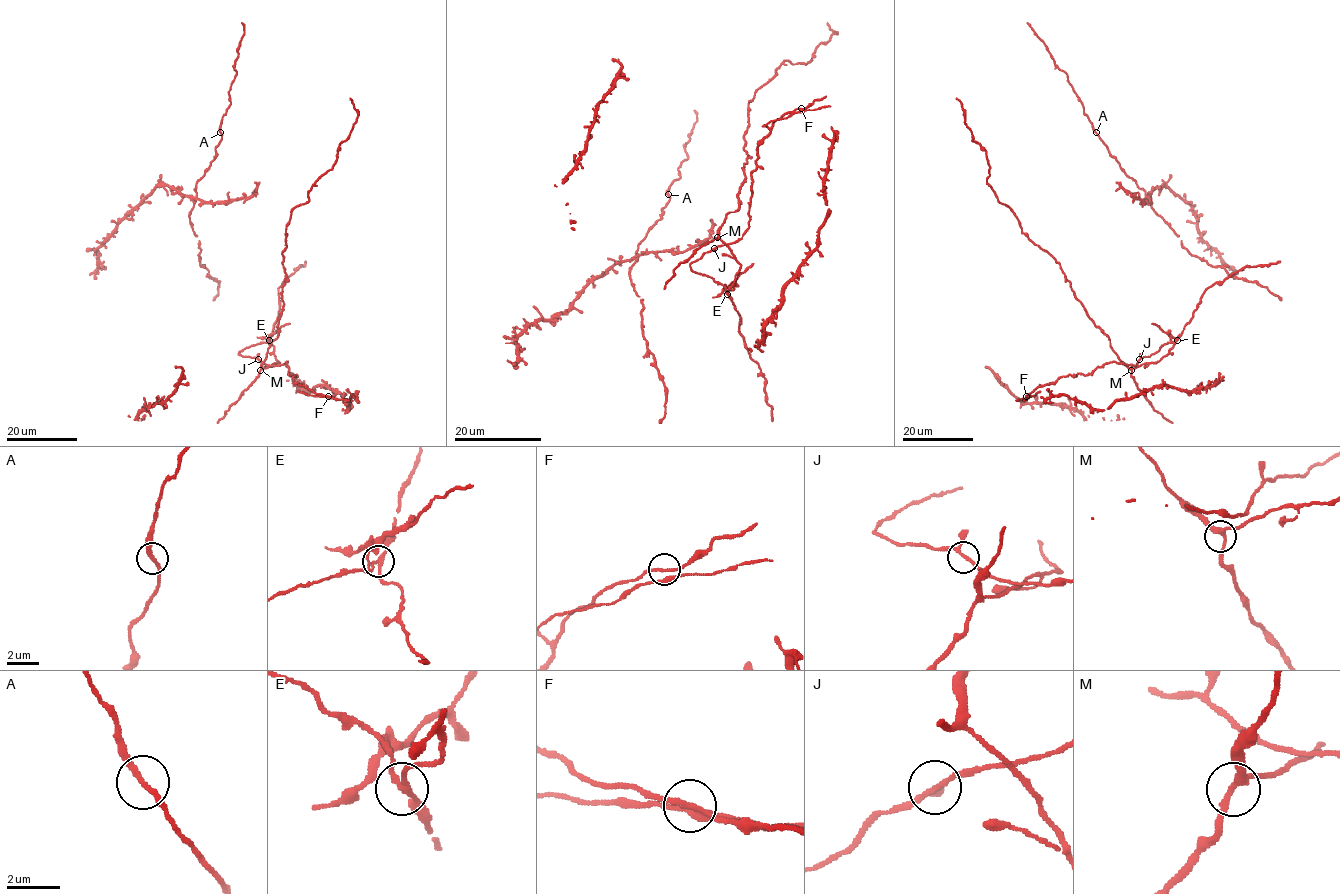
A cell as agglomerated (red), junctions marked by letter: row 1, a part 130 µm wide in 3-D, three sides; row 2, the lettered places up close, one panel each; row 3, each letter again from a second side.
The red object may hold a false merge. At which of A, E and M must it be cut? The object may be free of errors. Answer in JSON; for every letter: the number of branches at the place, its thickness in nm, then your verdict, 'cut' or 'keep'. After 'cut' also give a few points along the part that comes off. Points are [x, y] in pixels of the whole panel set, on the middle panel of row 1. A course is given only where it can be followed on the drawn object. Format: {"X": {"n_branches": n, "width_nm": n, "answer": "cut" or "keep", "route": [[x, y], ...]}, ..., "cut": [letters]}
{"A": {"n_branches": 2, "width_nm": 220, "answer": "keep"}, "E": {"n_branches": 3, "width_nm": 170, "answer": "cut", "route": [[727, 294], [690, 265], [736, 242], [749, 227], [751, 173], [757, 146], [772, 124], [784, 114], [830, 106]]}, "M": {"n_branches": 3, "width_nm": 280, "answer": "keep"}, "cut": ["E"]}

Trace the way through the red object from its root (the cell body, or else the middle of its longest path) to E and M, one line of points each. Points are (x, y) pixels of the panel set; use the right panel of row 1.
E: (1189, 321), (1176, 340)
M: (1189, 321), (1165, 356), (1131, 370)

